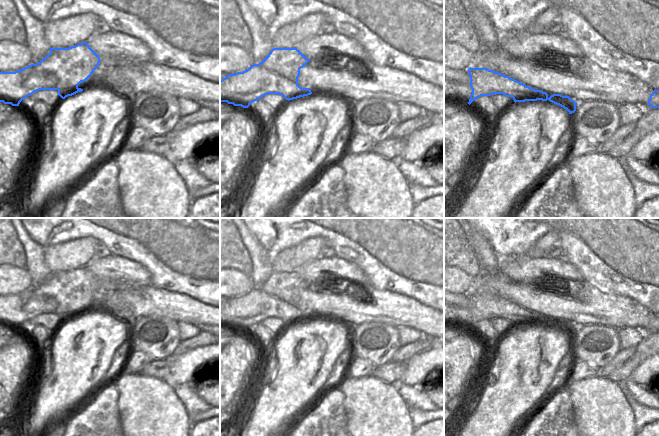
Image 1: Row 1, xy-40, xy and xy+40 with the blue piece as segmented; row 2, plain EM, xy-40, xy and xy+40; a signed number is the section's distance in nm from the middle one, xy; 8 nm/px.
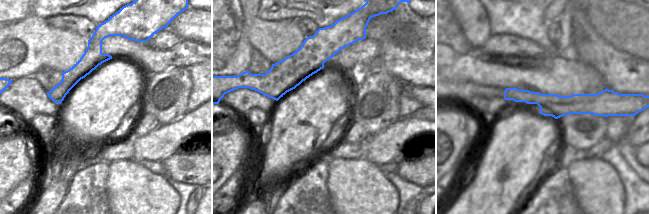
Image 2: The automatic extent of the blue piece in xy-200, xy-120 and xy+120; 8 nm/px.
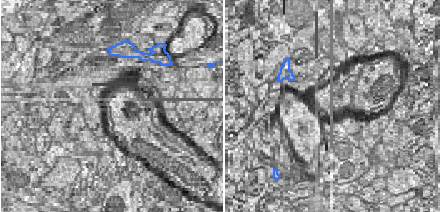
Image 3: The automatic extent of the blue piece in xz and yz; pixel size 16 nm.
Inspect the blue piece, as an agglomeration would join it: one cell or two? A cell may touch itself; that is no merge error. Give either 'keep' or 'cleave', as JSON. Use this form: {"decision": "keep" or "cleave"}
{"decision": "cleave"}

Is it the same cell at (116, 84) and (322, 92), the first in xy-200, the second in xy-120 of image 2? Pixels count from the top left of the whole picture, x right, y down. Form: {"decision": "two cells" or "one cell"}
{"decision": "one cell"}

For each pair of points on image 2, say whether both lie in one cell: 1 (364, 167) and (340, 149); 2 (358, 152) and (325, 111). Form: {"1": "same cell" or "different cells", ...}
{"1": "different cells", "2": "different cells"}

